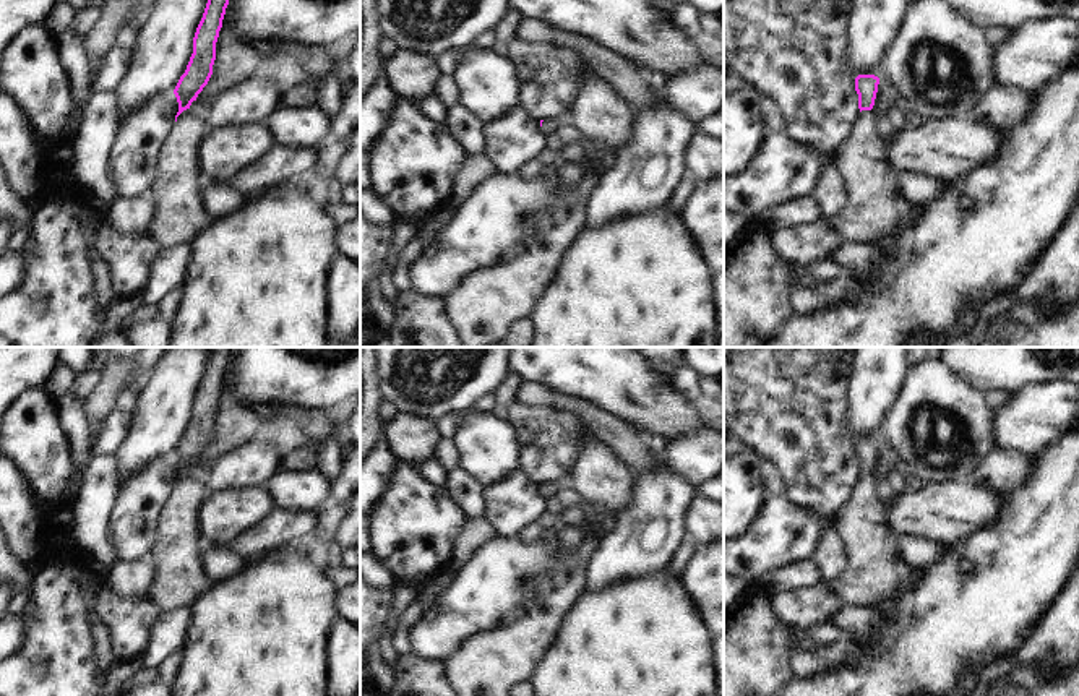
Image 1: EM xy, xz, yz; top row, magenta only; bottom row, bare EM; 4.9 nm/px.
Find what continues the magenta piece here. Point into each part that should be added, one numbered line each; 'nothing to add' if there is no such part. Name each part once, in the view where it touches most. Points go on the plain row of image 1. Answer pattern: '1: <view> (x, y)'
1: xy (179, 550)

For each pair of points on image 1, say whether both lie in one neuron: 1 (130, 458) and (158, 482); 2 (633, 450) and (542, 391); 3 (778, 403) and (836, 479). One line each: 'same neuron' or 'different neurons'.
1: different neurons
2: same neuron
3: same neuron

